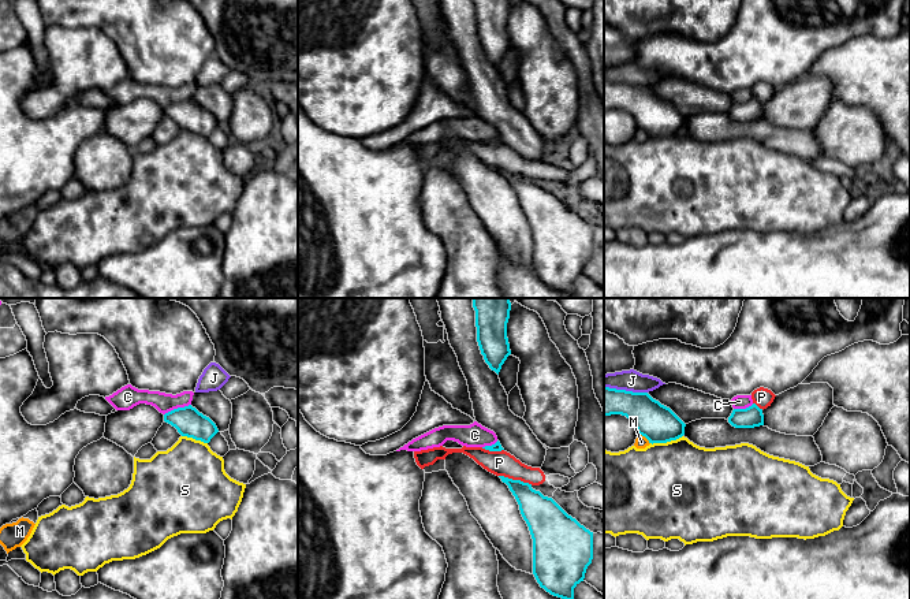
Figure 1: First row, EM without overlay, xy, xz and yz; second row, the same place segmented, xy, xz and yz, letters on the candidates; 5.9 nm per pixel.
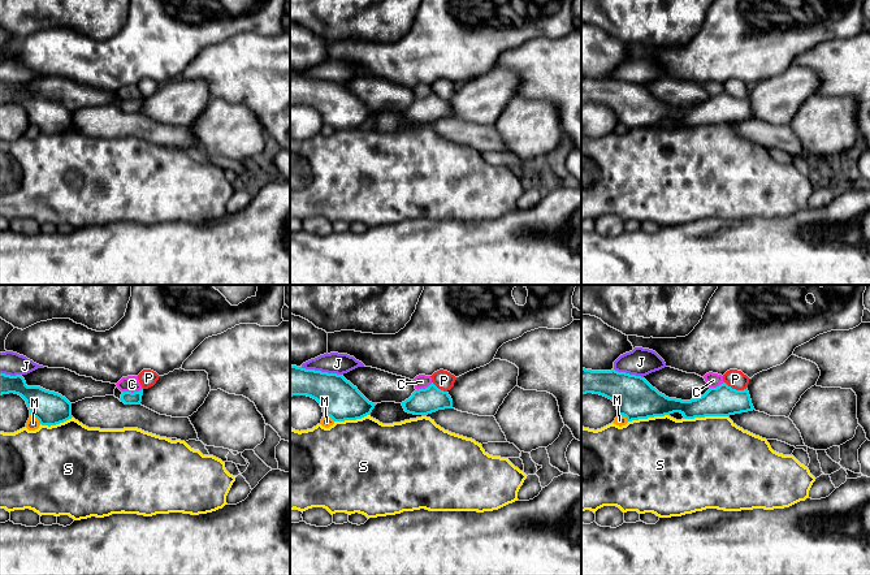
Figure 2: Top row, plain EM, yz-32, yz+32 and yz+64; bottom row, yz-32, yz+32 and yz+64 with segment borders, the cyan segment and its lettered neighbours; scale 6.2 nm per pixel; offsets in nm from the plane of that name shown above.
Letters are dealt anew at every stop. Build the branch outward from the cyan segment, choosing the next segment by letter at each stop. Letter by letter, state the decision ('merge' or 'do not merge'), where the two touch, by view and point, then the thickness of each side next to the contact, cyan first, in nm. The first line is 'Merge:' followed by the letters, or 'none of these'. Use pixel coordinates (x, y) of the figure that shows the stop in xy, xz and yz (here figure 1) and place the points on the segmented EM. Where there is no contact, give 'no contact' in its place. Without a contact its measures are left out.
Merge: none of these
C: do not merge | xy (178, 408) | 170/110 nm
J: do not merge | yz (625, 390) | 220/130 nm
M: do not merge | yz (645, 436) | 220/80 nm
P: do not merge | xz (515, 480) | 200/140 nm
S: do not merge | yz (666, 442) | 220/500 nm

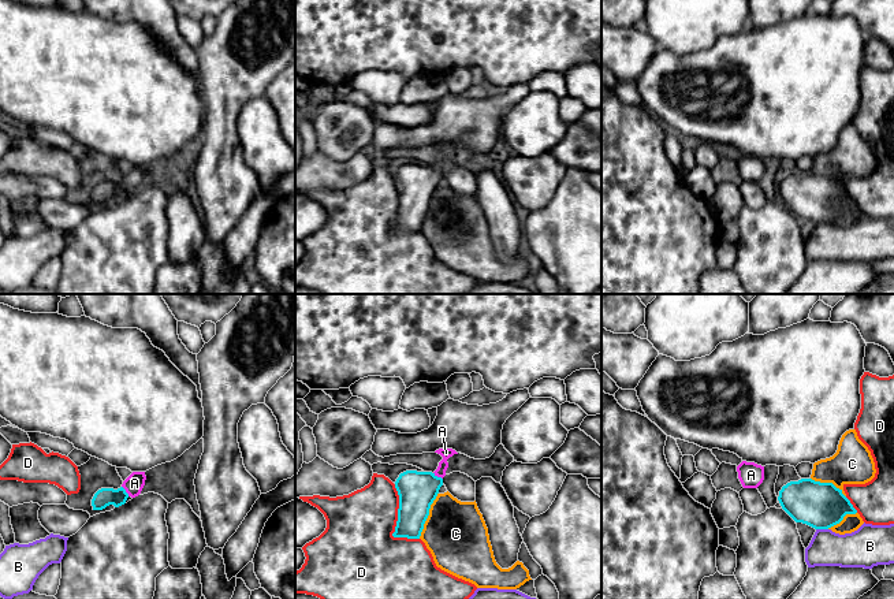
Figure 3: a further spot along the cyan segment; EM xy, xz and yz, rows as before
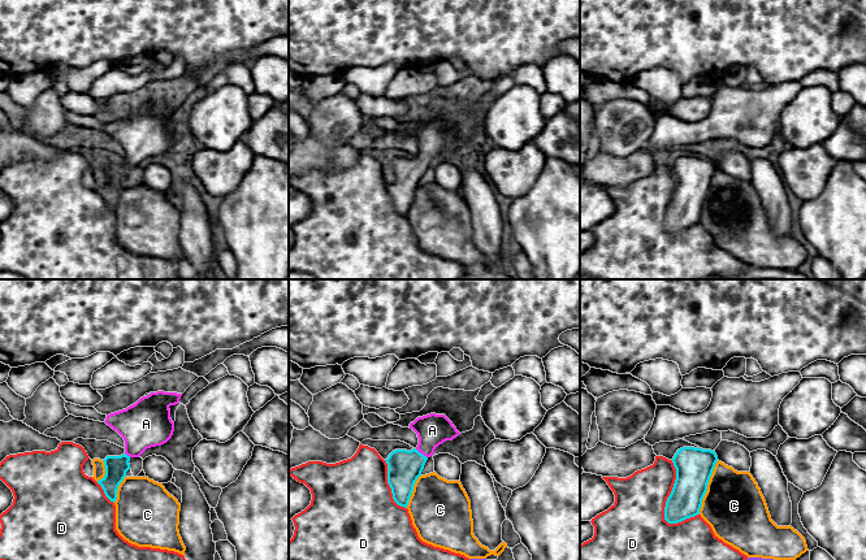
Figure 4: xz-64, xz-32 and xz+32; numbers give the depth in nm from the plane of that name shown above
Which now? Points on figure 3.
Merge: A
A: merge | xz (436, 476) | 220/60 nm
B: do not merge | yz (822, 528) | 280/220 nm
C: do not merge | xz (428, 514) | 220/360 nm
D: do not merge | xz (397, 523) | 220/400 nm

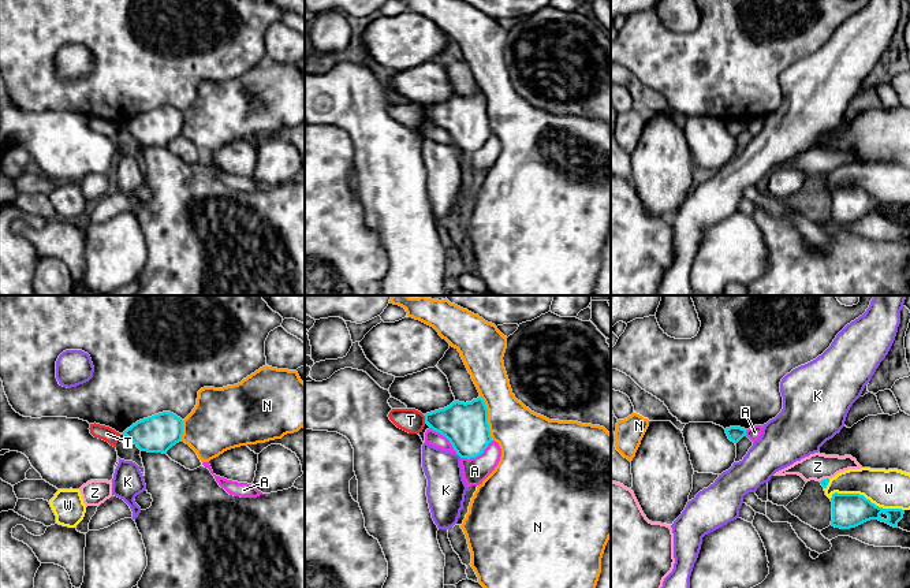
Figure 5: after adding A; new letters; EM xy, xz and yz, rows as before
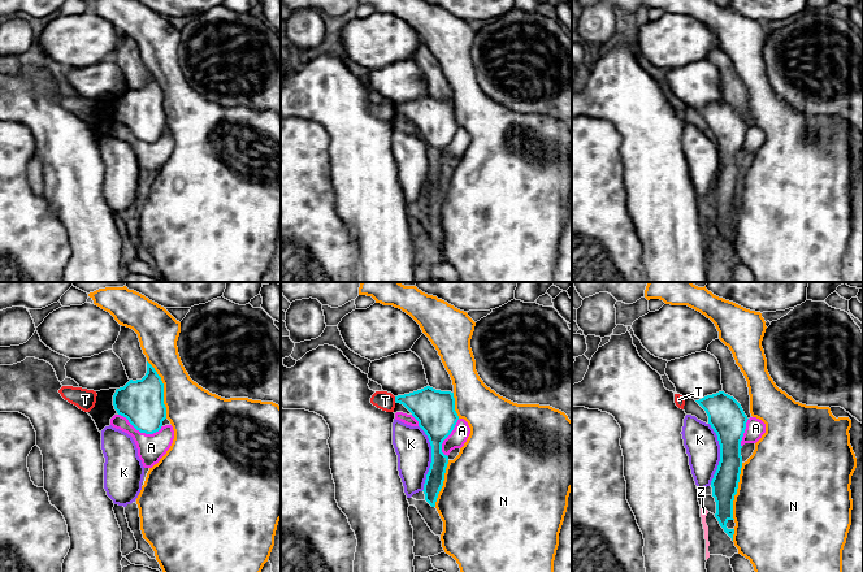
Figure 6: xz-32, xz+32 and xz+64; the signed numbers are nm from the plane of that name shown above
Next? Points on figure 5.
Merge: none of these
A: do not merge | xz (477, 456) | 260/160 nm
K: do not merge | xz (459, 456) | 260/220 nm
N: do not merge | xz (487, 419) | 260/300 nm
T: do not merge | xz (425, 419) | 260/140 nm
W: do not merge | yz (865, 498) | 200/220 nm
Z: do not merge | yz (824, 479) | 50/160 nm

